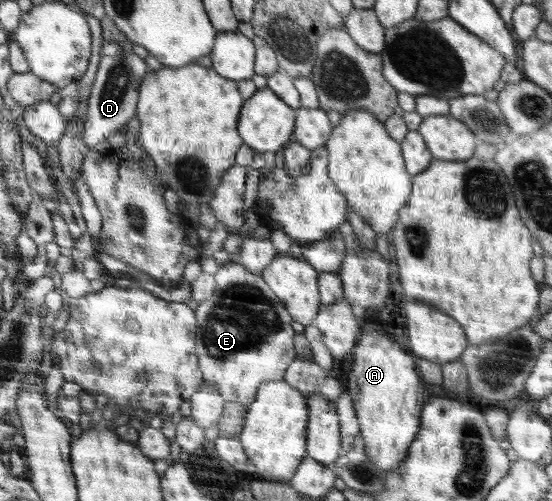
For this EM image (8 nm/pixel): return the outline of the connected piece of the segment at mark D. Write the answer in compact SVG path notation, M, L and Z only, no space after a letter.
M104 16L100 23L103 39L101 58L89 95L88 114L83 123L83 138L87 149L92 149L100 141L114 133L121 133L121 129L127 127L130 119L138 113L139 89L148 73L144 59L134 54L134 42L122 28L108 16Z

